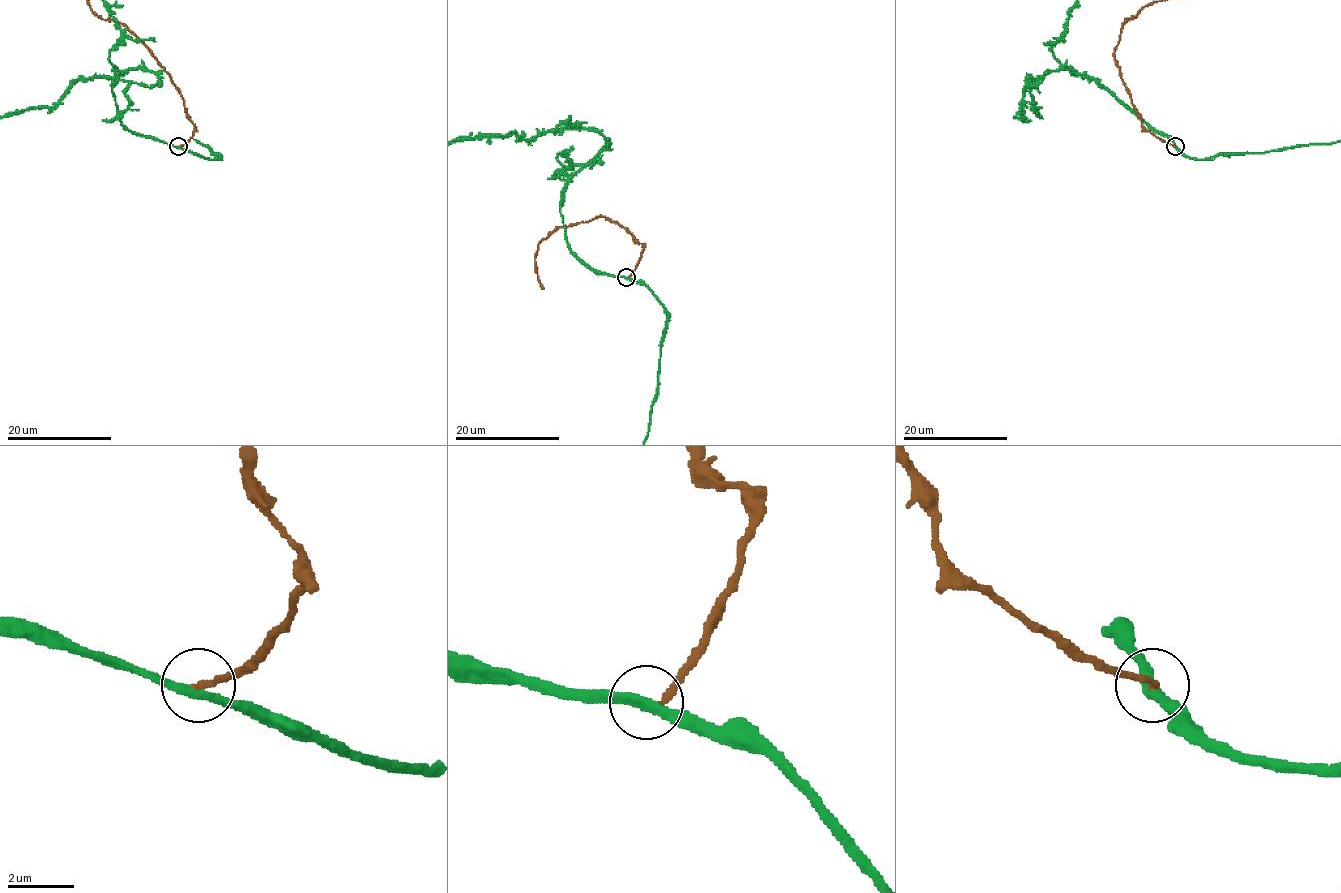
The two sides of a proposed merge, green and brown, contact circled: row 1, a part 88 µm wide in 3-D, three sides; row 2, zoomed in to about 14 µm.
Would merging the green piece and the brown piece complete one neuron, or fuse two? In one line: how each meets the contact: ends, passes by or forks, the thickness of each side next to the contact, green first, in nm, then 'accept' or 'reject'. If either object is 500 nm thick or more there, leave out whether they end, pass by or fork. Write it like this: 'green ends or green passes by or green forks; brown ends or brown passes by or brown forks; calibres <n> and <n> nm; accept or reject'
green passes by; brown ends; calibres 280 and 190 nm; reject

